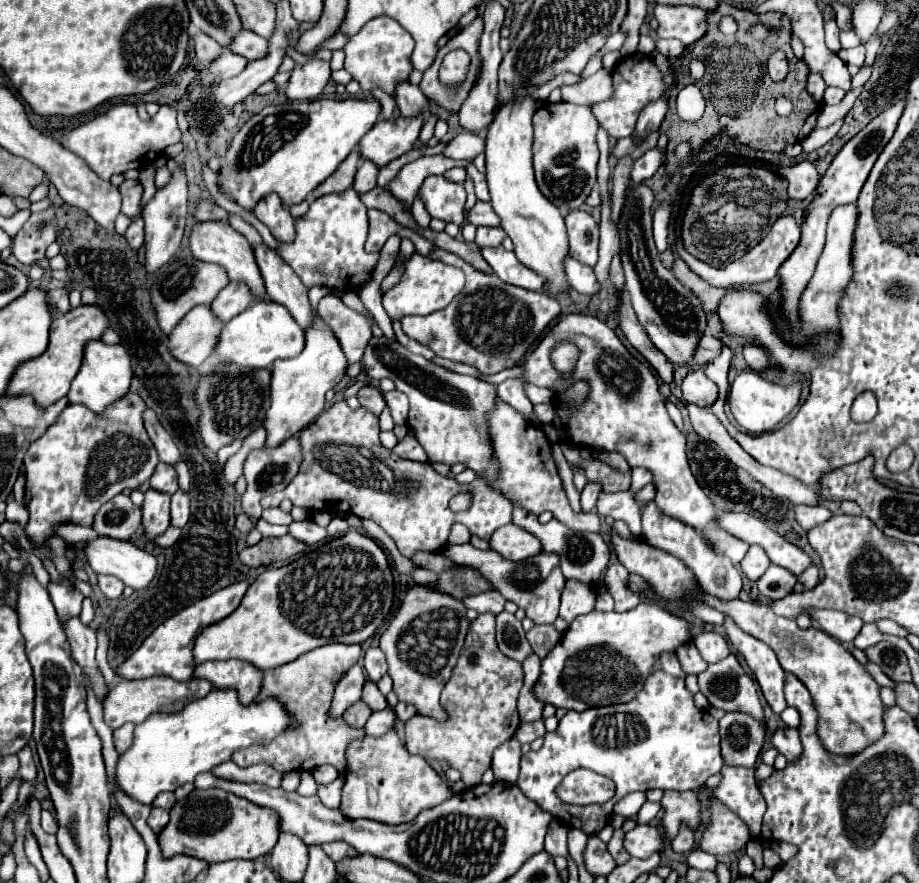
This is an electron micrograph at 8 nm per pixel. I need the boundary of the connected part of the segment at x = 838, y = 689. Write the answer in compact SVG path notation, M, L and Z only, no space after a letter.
M700 583L696 593L690 599L676 601L676 607L682 613L686 613L686 611L692 611L692 605L696 603L704 603L732 617L742 631L768 643L774 649L782 669L786 673L794 673L808 687L814 707L818 711L816 733L826 751L834 755L856 755L868 745L872 745L874 741L878 741L882 733L886 733L884 721L882 721L884 703L880 699L880 685L870 677L866 667L862 667L850 655L850 651L842 643L828 637L822 629L818 629L816 625L812 625L810 629L800 629L794 619L778 617L770 609L770 605L760 605L760 603L742 601L742 599L718 601L718 597L706 593Z

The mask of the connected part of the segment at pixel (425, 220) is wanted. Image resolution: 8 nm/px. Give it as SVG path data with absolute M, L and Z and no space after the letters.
M416 197L414 205L412 205L412 215L414 215L414 219L416 219L416 223L418 223L420 227L424 227L424 225L430 223L430 215L428 215L428 211L426 211L426 205L422 205L422 199L420 199L420 197Z

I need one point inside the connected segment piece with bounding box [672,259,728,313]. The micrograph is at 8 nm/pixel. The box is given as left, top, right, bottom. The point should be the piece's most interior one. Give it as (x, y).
(710, 296)

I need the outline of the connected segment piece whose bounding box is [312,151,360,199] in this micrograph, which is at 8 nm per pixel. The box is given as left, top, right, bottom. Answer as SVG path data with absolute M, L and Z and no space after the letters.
M358 151L350 153L350 157L346 157L346 161L342 161L342 165L338 167L338 173L334 173L334 177L328 177L326 181L322 181L322 185L318 185L318 189L314 189L312 197L318 199L318 197L328 195L328 193L342 193L342 191L350 189L358 161L360 161Z

